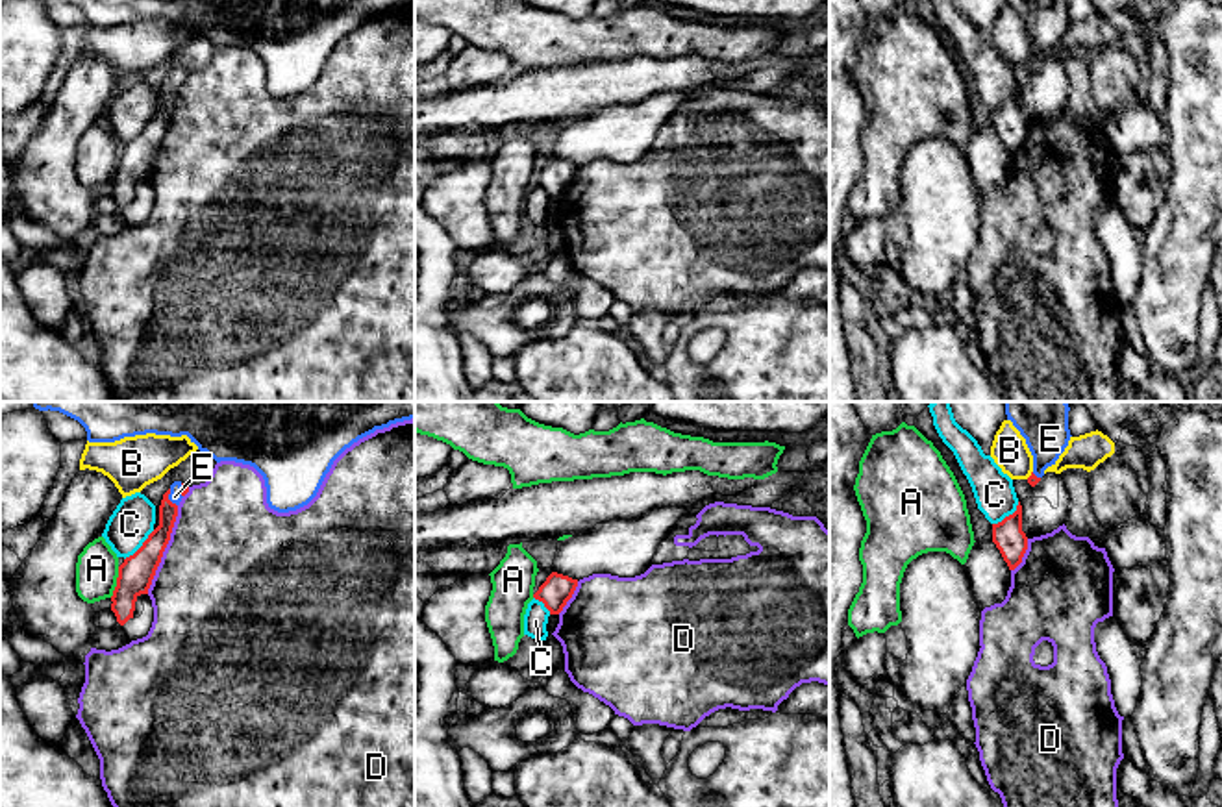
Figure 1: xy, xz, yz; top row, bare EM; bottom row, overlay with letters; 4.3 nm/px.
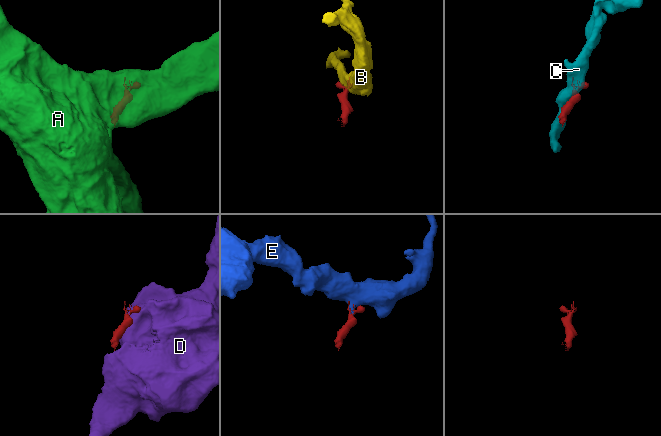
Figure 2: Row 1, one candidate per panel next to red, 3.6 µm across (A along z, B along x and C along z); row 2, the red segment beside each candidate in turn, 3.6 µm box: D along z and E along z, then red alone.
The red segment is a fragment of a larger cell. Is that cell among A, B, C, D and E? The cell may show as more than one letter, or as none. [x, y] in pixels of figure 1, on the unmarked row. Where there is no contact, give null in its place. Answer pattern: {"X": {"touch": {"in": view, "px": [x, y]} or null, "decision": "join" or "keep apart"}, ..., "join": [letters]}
{"A": {"touch": {"in": "xy", "px": [117, 167]}, "decision": "keep apart"}, "B": {"touch": {"in": "yz", "px": [1032, 60]}, "decision": "keep apart"}, "C": {"touch": {"in": "xy", "px": [141, 132]}, "decision": "keep apart"}, "D": {"touch": {"in": "xy", "px": [163, 136]}, "decision": "keep apart"}, "E": {"touch": {"in": "xy", "px": [167, 84]}, "decision": "join"}, "join": ["E"]}

